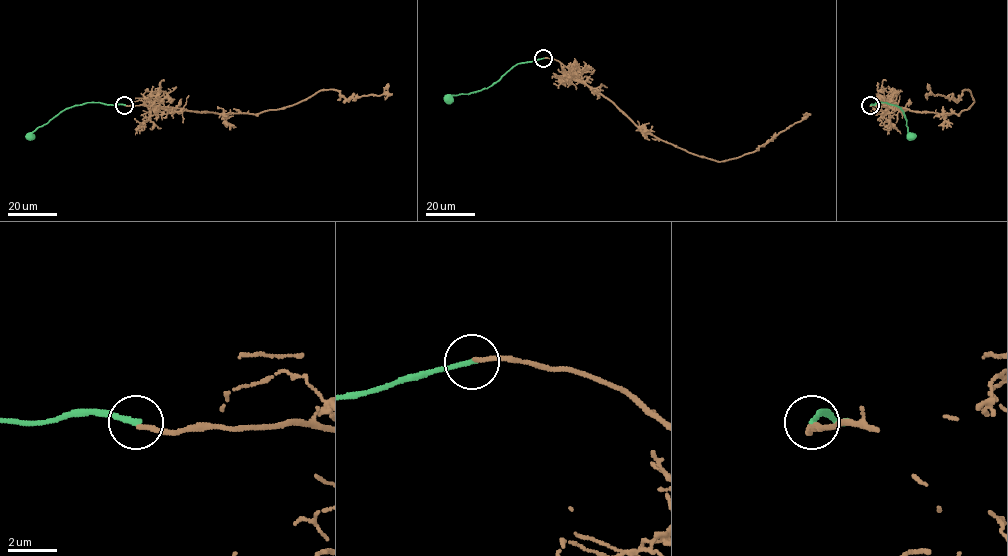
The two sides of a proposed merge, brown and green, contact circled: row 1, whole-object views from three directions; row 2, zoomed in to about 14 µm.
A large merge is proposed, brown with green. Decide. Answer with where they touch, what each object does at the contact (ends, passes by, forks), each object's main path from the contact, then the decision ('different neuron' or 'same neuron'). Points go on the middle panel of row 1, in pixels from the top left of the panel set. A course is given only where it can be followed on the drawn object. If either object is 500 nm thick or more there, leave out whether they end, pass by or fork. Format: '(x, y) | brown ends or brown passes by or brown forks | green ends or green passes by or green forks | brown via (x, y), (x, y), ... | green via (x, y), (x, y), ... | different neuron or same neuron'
(543, 58) | brown ends | green ends | brown via (543, 58), (559, 61), (645, 131), (718, 161), (752, 153), (806, 115) | green via (543, 58), (514, 65), (487, 88), (451, 95), (448, 99) | different neuron

